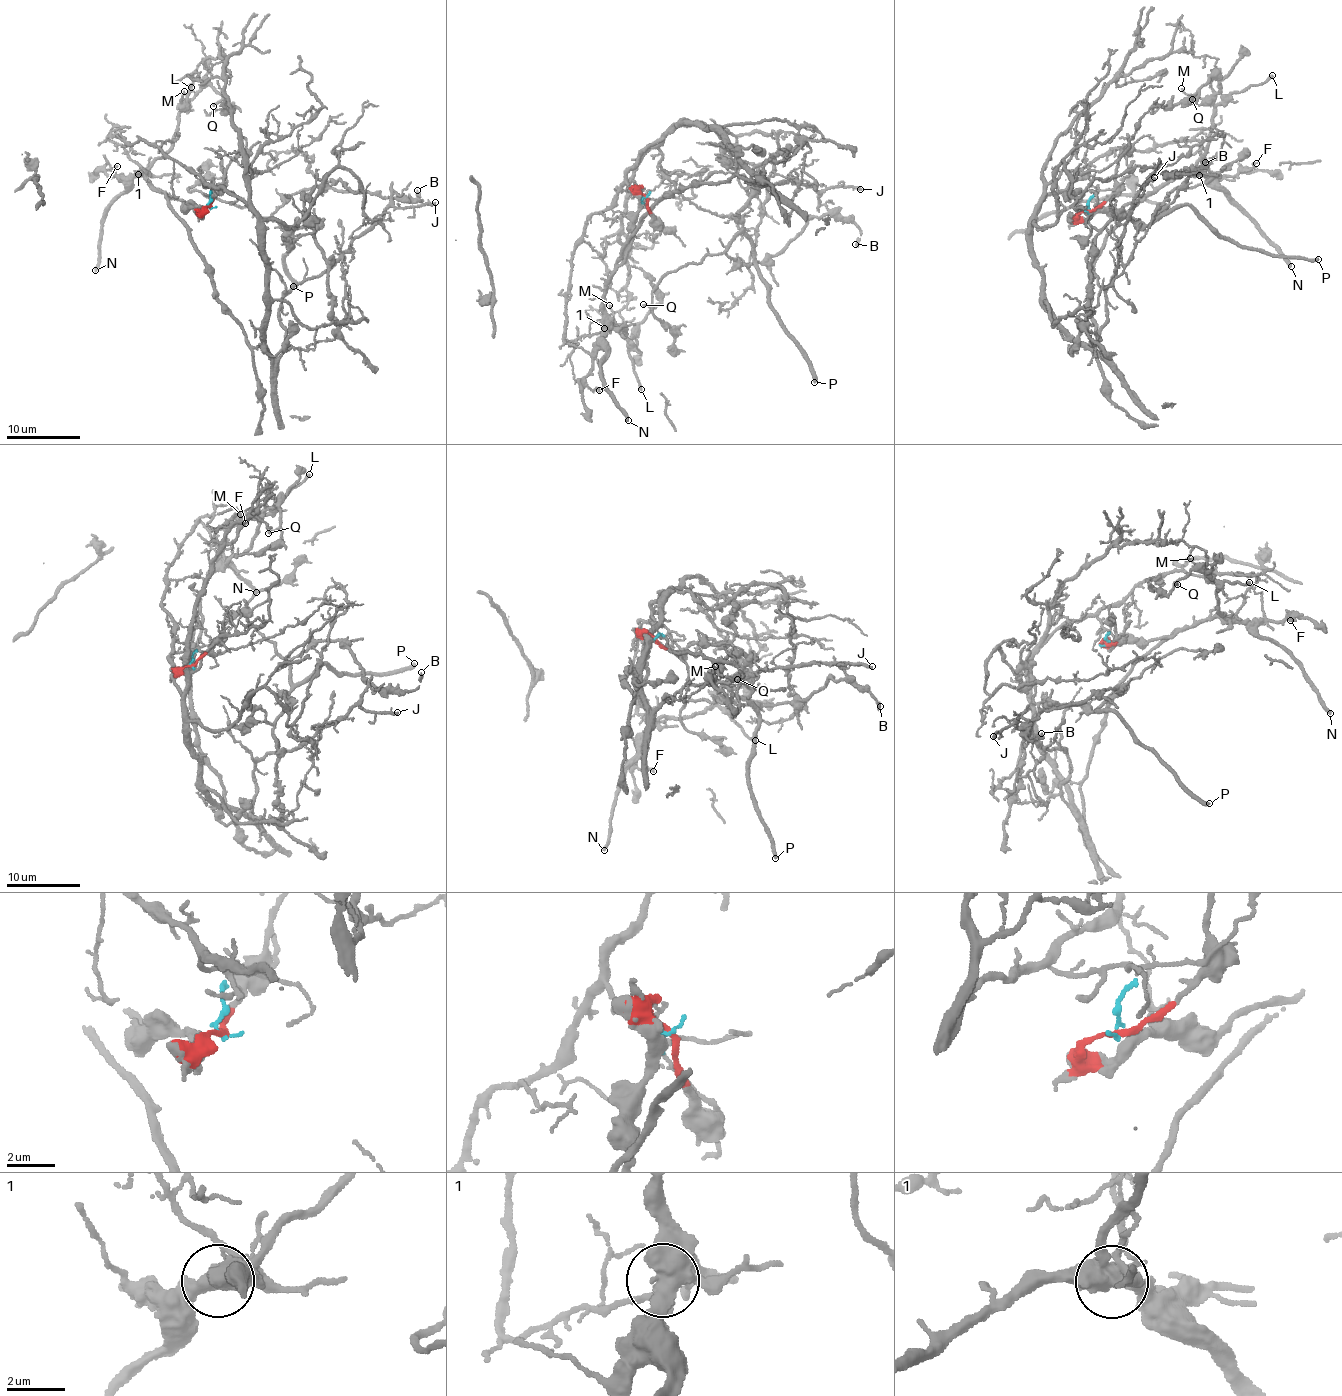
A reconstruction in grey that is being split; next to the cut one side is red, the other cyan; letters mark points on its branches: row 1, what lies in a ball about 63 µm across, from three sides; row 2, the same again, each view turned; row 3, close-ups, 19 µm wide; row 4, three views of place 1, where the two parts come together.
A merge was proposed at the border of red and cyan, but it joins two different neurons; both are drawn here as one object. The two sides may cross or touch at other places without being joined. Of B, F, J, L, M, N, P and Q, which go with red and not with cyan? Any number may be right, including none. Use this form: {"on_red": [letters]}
{"on_red": ["F", "L", "M", "N", "Q"]}

